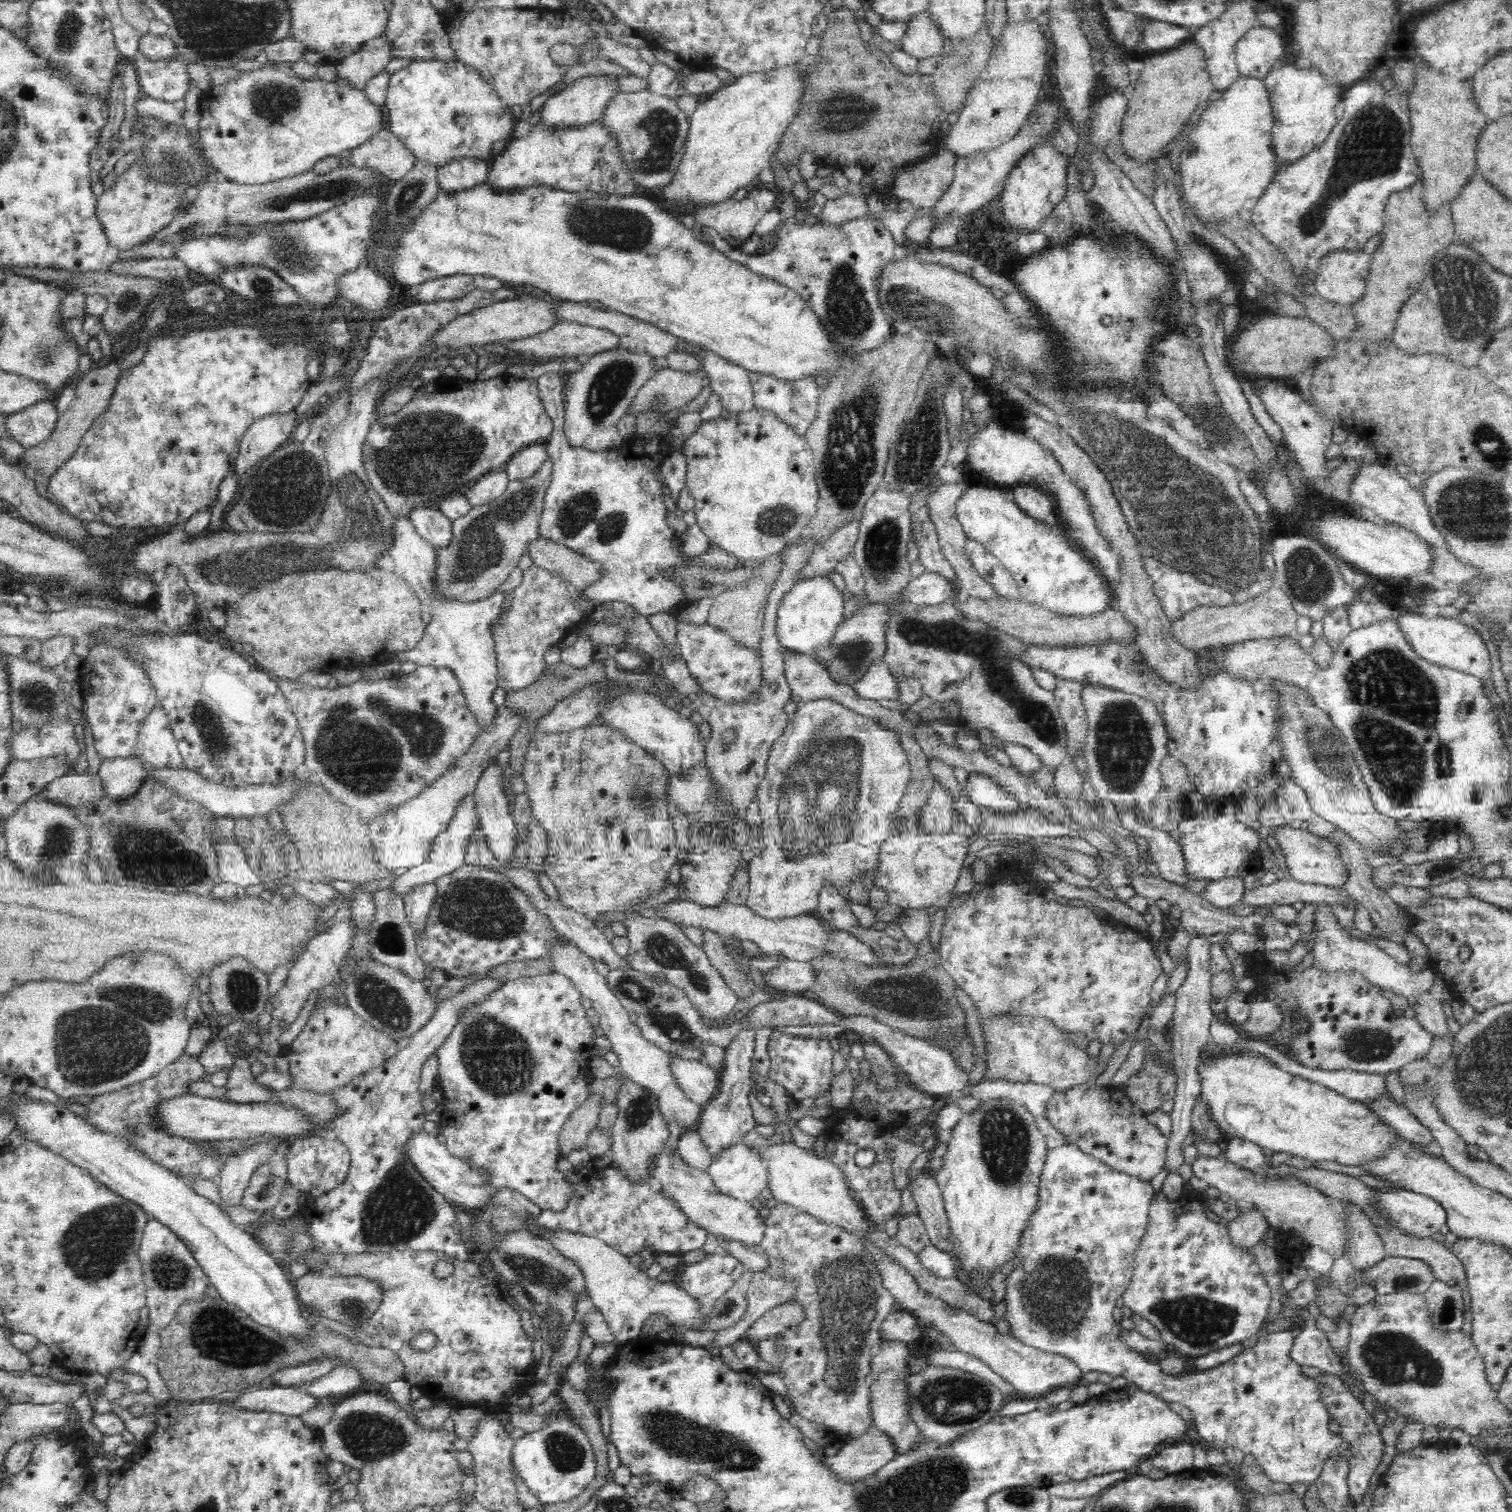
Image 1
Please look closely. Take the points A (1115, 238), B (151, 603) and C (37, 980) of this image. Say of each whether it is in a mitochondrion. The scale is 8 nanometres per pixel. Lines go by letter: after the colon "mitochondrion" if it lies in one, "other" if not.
A: other
B: other
C: other

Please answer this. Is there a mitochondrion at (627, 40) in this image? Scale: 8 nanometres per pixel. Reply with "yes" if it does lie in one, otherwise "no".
no

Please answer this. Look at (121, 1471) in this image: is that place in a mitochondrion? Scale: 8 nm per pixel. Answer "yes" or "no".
no

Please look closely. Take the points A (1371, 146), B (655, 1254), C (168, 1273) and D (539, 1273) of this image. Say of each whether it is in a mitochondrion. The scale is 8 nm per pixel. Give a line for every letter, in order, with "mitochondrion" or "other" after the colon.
A: mitochondrion
B: other
C: mitochondrion
D: mitochondrion

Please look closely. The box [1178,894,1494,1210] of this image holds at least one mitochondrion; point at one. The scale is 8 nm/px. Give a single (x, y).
(1362, 1044)

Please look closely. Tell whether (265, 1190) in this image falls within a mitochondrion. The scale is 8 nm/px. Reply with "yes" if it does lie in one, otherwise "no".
yes

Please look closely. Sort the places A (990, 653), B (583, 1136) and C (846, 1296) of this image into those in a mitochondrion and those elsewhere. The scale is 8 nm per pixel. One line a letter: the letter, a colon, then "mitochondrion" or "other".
A: mitochondrion
B: other
C: mitochondrion

